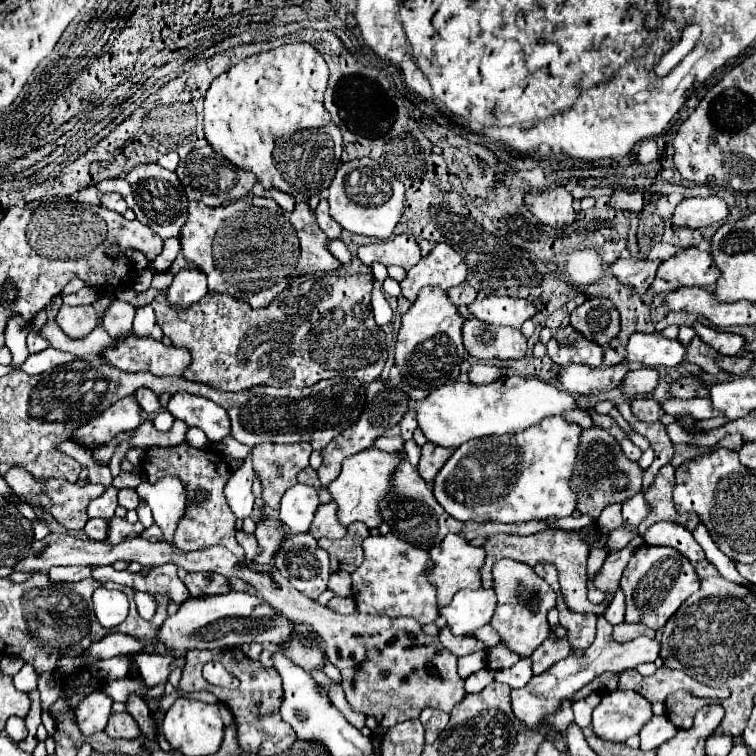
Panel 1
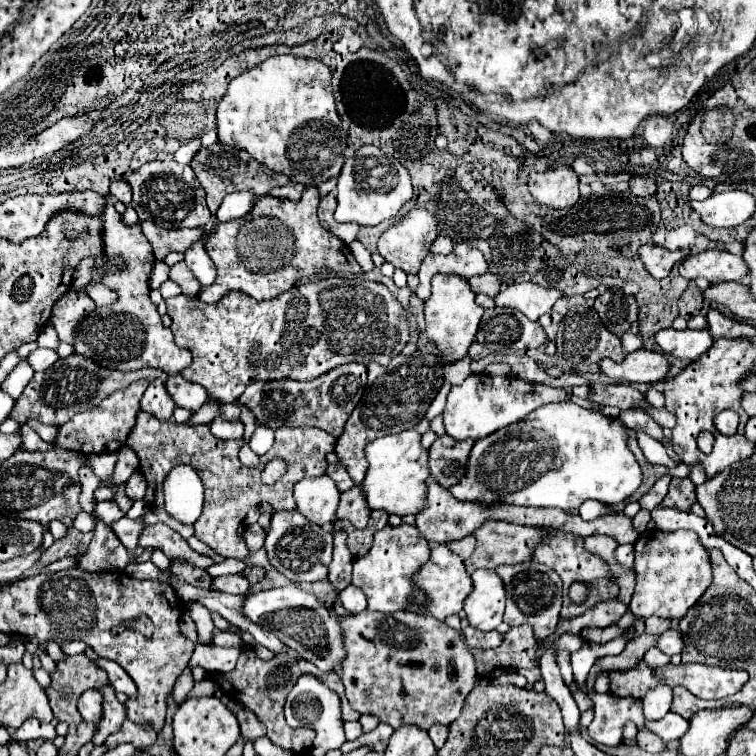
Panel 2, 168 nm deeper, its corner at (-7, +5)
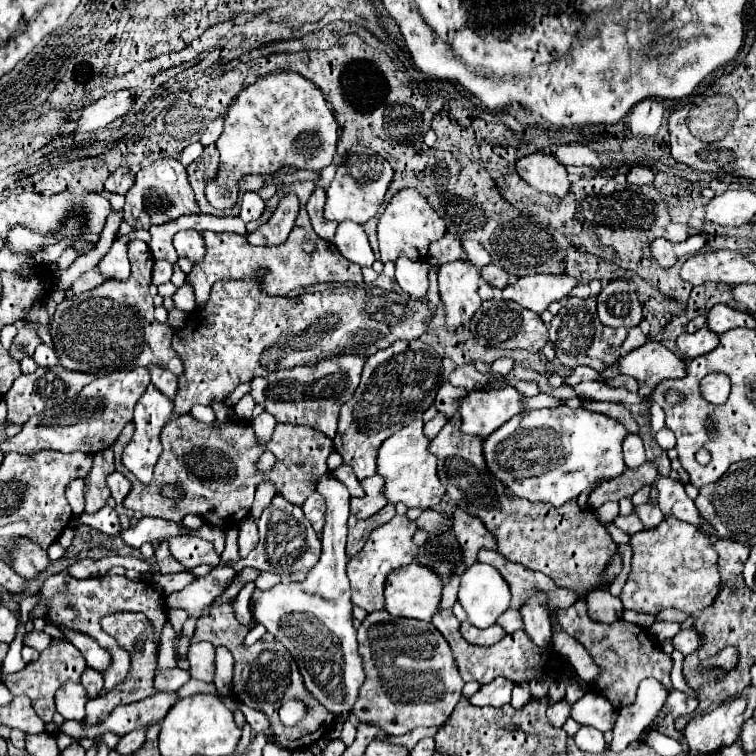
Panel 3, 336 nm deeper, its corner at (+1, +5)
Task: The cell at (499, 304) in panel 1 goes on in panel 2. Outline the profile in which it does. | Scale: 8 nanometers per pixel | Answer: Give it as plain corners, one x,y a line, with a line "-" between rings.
515,283
503,287
501,293
493,299
497,307
513,307
527,315
531,321
537,321
543,313
547,313
553,303
561,297
561,291
539,287
535,283

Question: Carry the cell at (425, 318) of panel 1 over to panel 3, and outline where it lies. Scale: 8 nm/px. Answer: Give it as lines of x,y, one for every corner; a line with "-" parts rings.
459,259
439,267
439,293
445,305
447,327
457,329
467,323
475,311
481,307
479,299
479,269
469,265
469,261

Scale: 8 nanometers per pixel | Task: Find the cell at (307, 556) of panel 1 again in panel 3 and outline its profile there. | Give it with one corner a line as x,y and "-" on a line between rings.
277,493
269,507
259,517
259,545
241,561
241,565
277,573
283,577
283,581
289,581
291,573
311,569
319,561
319,553
321,541
313,531
311,523
305,519
301,507
285,501
285,497

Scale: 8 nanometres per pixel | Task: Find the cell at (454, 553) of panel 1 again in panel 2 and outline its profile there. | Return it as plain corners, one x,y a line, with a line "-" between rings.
441,543
441,545
435,545
433,551
431,551
431,559
421,567
421,571
415,575
415,583
417,587
429,597
427,605
421,609
423,613
429,613
433,615
435,619
443,621
445,617
449,615
455,615
463,609
463,601
465,601
465,595
469,595
473,591
473,579
471,575
467,573
465,569
465,563
463,559
449,549
449,545

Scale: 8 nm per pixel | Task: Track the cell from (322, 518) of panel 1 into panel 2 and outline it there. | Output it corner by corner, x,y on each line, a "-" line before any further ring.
359,485
341,493
341,501
337,507
337,519
351,521
357,529
365,529
367,521
369,521
369,513
371,511
365,503
365,497
361,495

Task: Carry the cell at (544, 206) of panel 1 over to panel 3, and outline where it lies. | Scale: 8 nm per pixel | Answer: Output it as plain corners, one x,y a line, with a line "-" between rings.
545,153
525,155
515,163
515,169
521,175
521,179
525,179
531,187
539,191
557,197
563,197
569,191
567,171
553,155

